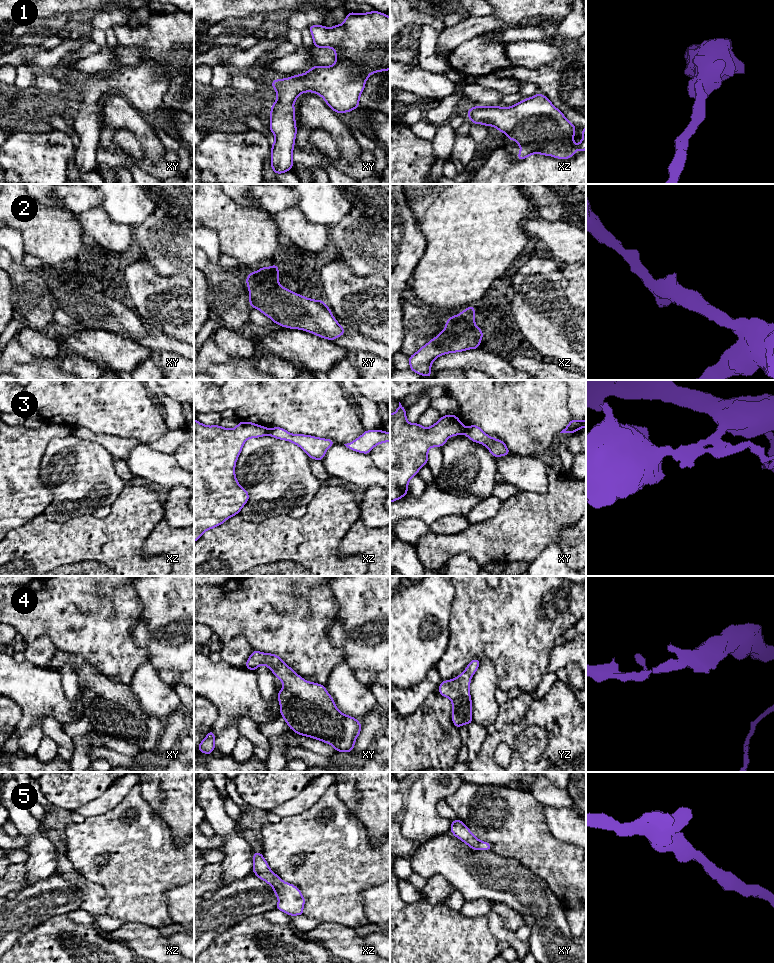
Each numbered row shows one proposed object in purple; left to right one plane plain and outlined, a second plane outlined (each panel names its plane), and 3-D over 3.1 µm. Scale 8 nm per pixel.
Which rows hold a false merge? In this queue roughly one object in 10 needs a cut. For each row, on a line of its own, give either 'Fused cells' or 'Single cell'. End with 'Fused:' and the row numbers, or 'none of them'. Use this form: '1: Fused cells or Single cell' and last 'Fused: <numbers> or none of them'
1: Single cell
2: Single cell
3: Fused cells
4: Single cell
5: Single cell
Fused: 3

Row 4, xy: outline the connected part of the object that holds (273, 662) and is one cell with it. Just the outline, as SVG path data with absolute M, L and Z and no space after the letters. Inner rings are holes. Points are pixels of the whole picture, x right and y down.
M254 650L245 667L251 671L260 665L267 666L283 684L277 695L281 716L295 733L317 739L332 745L337 752L353 751L356 738L360 734L361 723L356 718L341 713L324 685L306 681L275 654Z

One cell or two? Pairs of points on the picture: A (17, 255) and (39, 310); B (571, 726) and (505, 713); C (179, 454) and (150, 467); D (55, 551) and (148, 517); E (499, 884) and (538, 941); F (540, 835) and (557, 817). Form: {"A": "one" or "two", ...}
{"A": "two", "B": "two", "C": "two", "D": "one", "E": "one", "F": "two"}

